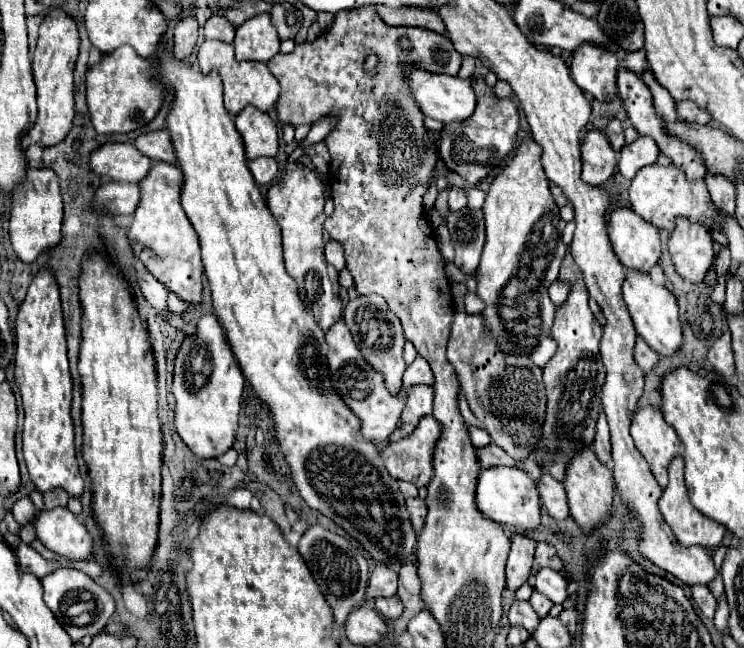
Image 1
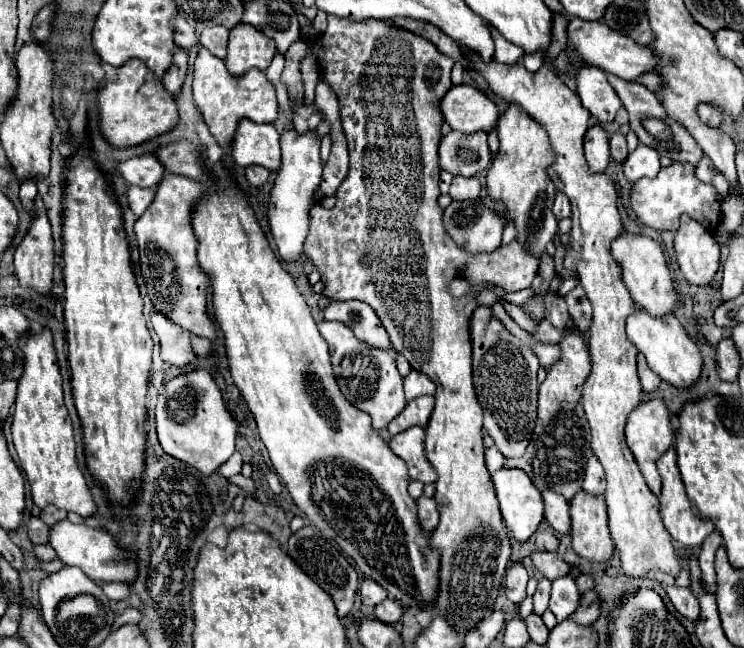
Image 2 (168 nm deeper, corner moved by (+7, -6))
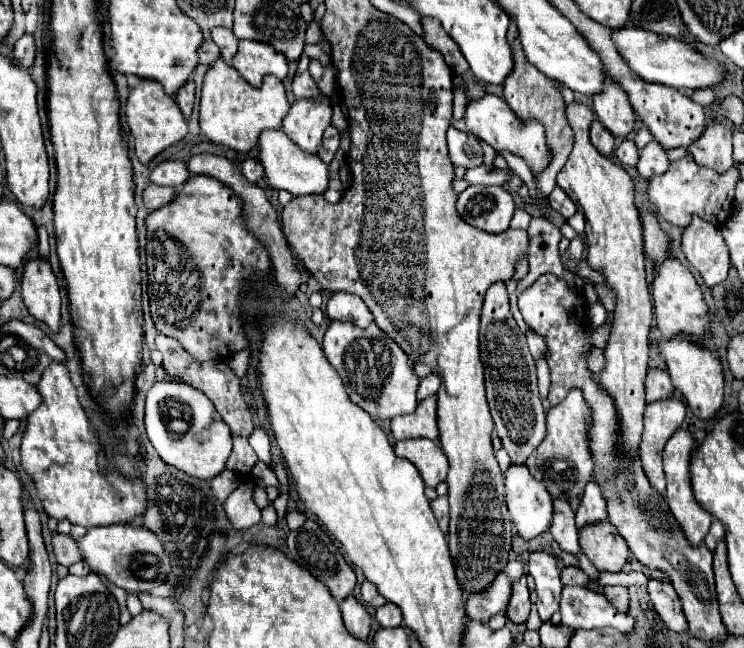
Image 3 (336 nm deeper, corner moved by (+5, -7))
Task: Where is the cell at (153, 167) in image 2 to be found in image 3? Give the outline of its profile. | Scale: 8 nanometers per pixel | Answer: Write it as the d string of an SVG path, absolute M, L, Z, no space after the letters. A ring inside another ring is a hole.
M162 161L150 173L150 181L152 183L164 185L164 187L176 187L176 189L188 177L190 177L190 173L186 171L186 163L184 161Z

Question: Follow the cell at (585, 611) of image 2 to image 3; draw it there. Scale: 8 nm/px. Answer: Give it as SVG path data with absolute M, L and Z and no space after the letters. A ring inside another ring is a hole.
M602 587L602 595L614 605L618 607L618 611L626 611L628 609L628 591L626 587Z

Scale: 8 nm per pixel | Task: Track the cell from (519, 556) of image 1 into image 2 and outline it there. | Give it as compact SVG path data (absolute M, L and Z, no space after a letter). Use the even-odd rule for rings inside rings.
M512 562L504 576L504 590L510 602L520 604L526 598L526 582L528 582L526 568L520 562Z

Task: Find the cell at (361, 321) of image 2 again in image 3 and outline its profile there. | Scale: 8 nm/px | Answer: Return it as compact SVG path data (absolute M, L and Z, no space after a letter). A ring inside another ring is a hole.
M334 293L328 301L326 309L330 321L350 321L356 327L368 327L368 323L374 321L372 311L366 307L366 303L352 293Z

